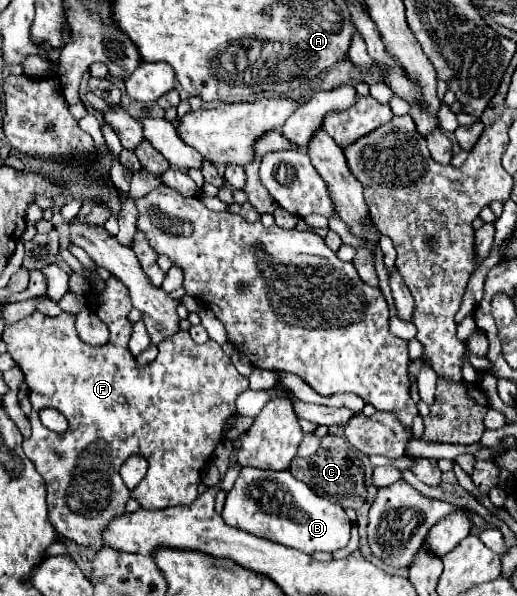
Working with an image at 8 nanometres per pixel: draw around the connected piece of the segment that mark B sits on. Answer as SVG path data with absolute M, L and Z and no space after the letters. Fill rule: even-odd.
M242 467L234 487L226 495L222 519L238 529L244 529L256 537L292 547L304 553L336 551L344 549L350 541L352 523L346 511L332 501L318 497L308 485L292 477L290 471L264 471L254 467ZM266 511L280 511L266 513Z

